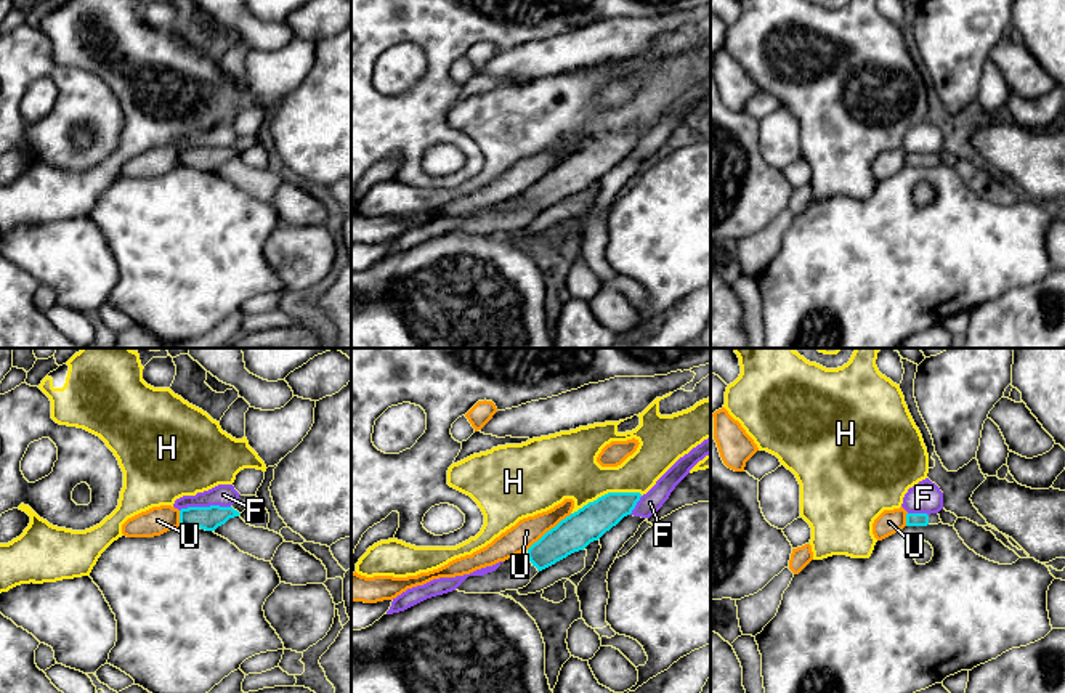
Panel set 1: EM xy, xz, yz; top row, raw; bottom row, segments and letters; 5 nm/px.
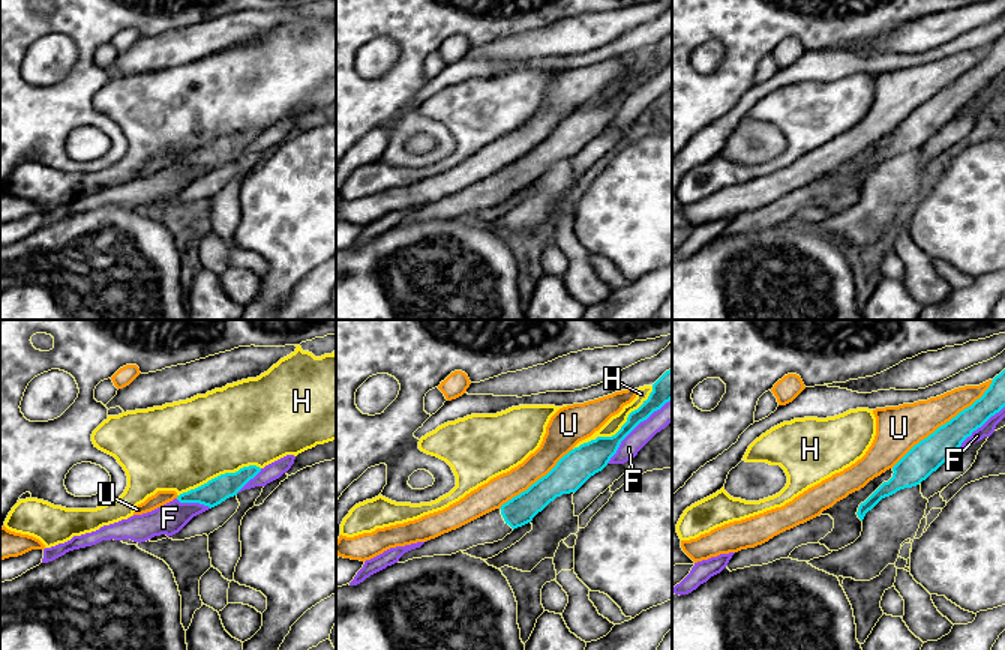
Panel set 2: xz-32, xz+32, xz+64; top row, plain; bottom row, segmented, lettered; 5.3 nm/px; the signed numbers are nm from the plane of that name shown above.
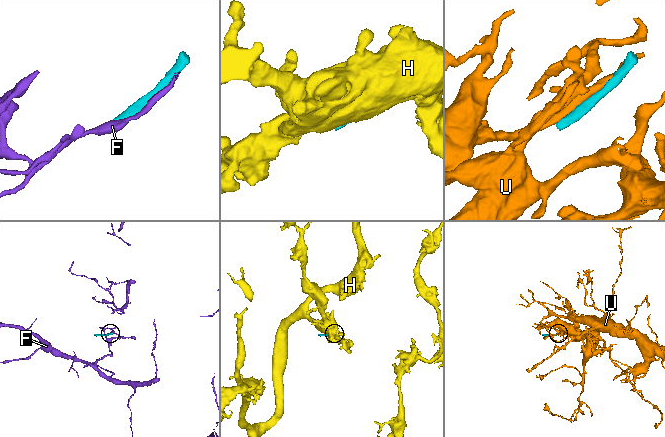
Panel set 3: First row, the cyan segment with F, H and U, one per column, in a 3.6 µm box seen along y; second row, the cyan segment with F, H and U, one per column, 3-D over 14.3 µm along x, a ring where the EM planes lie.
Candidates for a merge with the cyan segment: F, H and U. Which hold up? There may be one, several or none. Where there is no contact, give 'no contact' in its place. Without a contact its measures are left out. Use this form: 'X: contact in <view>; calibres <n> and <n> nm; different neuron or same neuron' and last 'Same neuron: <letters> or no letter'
F: contact in xy; calibres 120 and 110 nm; different neuron
H: contact in xz; calibres 180 and 320 nm; different neuron
U: contact in xz; calibres 180 and 140 nm; different neuron
Same neuron: no letter

